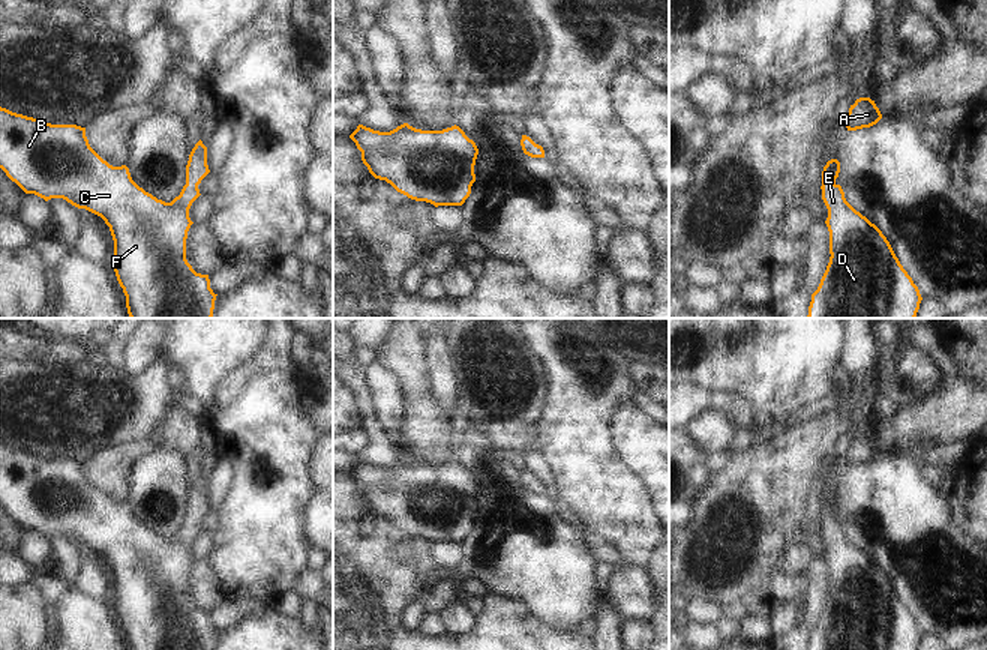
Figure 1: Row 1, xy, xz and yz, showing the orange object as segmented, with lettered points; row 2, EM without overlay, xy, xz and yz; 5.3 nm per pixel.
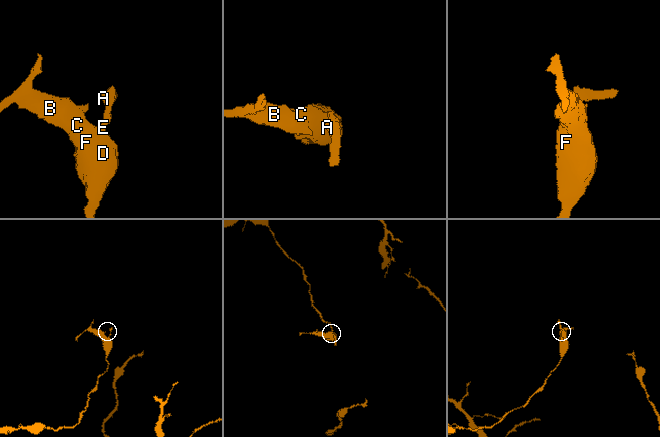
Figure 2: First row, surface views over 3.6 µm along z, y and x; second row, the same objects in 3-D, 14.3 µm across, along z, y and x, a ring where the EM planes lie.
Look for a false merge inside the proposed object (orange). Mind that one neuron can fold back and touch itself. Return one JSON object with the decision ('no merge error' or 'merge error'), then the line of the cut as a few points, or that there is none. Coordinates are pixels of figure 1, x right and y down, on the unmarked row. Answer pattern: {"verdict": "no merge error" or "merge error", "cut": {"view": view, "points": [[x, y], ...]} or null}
{"verdict": "no merge error", "cut": null}

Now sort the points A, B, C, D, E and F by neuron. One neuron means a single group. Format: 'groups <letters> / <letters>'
groups A B C D E F

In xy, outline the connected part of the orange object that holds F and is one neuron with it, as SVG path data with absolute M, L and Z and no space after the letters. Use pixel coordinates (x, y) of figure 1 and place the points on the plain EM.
M0 443L0 504L26 530L45 537L63 534L100 552L114 576L112 602L126 632L128 650L213 650L216 632L208 611L196 609L186 596L189 545L201 531L198 521L210 509L207 483L200 476L189 491L186 521L171 539L140 524L126 501L112 503L88 480L86 464L51 461Z

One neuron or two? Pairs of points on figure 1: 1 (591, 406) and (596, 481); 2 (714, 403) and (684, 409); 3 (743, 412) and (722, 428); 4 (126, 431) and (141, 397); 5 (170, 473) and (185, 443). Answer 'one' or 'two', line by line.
1: one
2: one
3: two
4: one
5: two

